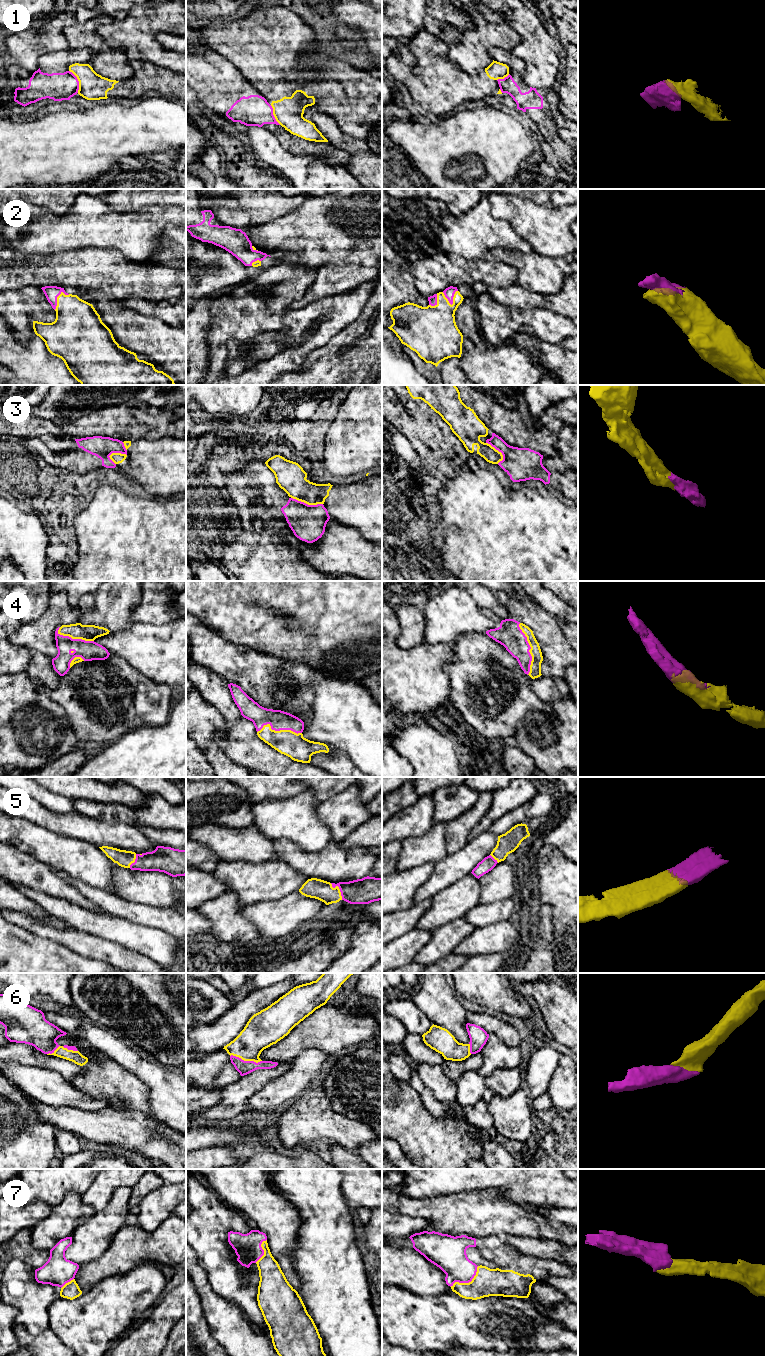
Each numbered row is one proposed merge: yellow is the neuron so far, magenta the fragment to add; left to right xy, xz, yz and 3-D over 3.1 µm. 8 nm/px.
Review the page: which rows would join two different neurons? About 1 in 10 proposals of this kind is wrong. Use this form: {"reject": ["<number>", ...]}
{"reject": ["1", "3"]}

